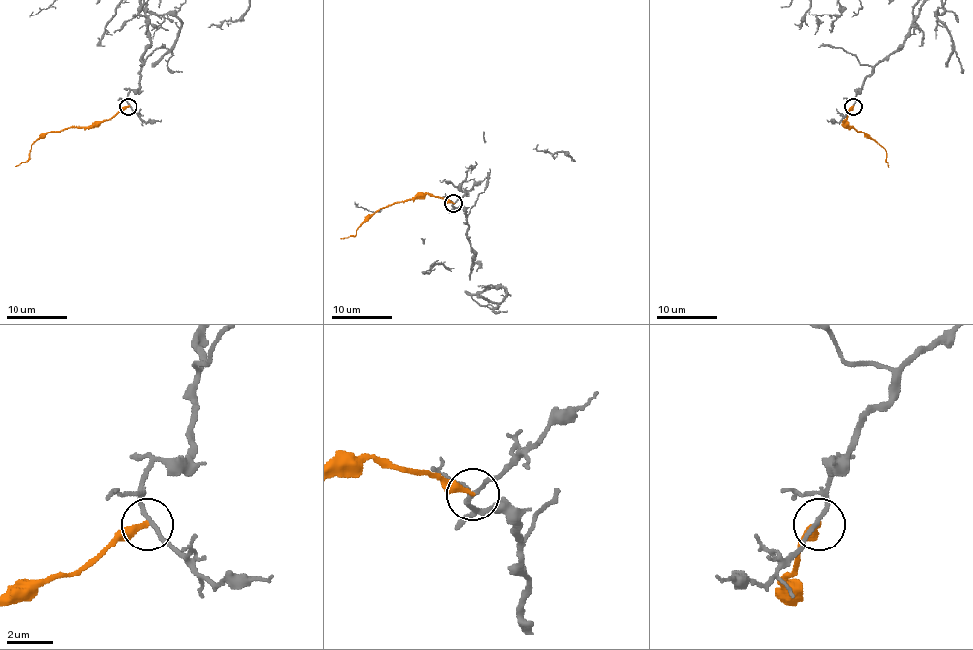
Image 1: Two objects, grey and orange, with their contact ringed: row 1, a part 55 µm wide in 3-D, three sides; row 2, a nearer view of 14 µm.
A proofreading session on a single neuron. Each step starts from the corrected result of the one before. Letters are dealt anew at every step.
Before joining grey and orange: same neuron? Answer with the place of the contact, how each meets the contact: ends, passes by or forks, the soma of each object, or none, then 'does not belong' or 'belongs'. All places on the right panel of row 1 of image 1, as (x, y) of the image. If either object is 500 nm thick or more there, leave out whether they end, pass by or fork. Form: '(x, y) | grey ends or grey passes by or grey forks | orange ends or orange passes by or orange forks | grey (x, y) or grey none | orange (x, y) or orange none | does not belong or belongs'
(853, 106) | grey passes by | orange ends | grey none | orange none | does not belong

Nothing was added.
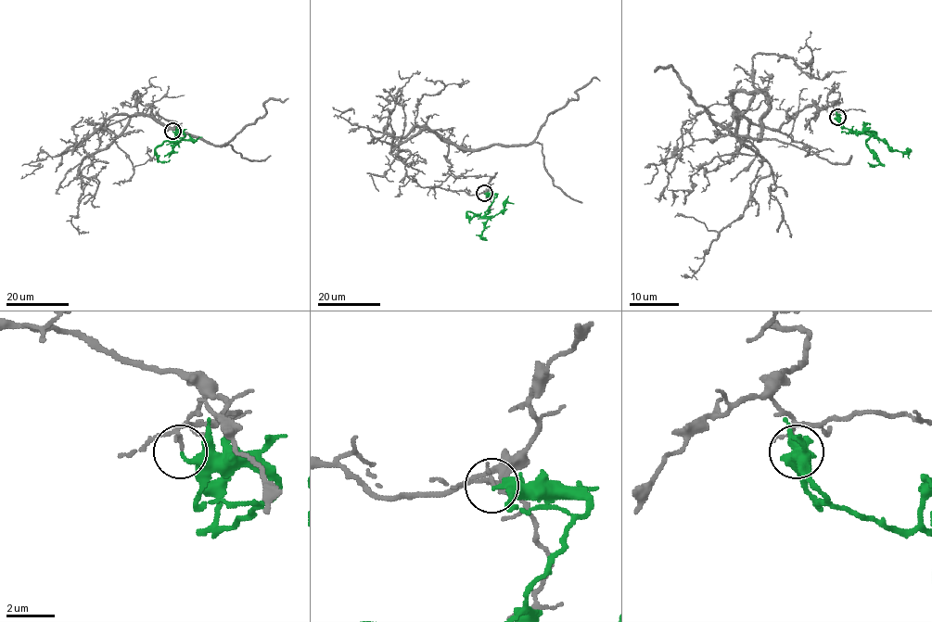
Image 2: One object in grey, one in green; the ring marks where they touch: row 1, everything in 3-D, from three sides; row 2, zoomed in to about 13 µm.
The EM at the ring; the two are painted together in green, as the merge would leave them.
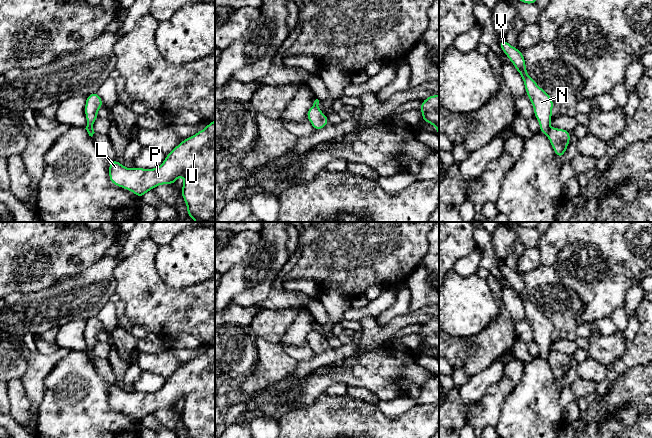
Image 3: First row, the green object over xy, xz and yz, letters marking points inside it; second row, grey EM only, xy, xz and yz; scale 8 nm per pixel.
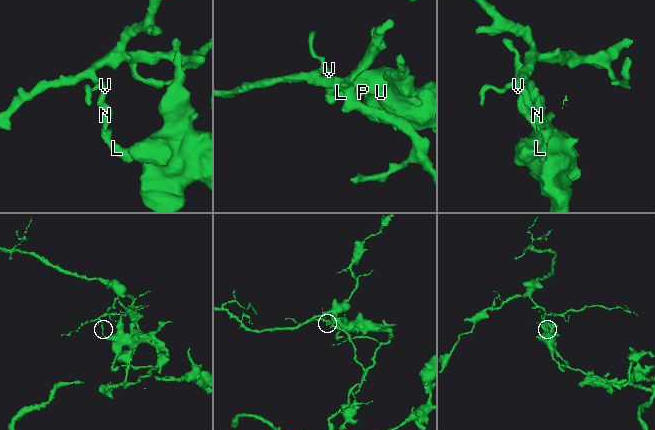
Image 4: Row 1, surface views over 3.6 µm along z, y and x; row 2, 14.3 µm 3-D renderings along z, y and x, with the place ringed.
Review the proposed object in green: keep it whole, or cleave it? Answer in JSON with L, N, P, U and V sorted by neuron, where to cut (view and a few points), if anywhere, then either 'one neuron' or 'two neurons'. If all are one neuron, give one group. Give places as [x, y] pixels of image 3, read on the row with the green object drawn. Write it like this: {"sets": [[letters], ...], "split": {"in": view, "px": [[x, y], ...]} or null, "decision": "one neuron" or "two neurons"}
{"sets": [["L", "P", "U"], ["N", "V"]], "split": {"in": "yz", "px": [[550, 128], [546, 134]]}, "decision": "two neurons"}

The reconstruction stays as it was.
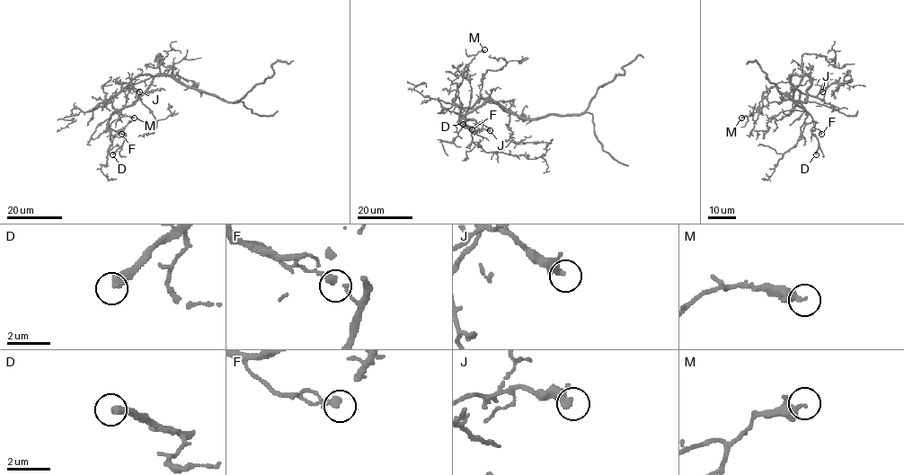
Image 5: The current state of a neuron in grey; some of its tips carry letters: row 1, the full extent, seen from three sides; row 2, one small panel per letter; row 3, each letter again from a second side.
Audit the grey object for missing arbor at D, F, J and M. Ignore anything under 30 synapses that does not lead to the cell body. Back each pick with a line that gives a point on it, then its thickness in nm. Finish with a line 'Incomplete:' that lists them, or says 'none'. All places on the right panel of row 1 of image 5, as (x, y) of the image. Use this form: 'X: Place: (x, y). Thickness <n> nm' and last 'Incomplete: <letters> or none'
D: Place: (816, 154). Thickness 400 nm
Incomplete: D

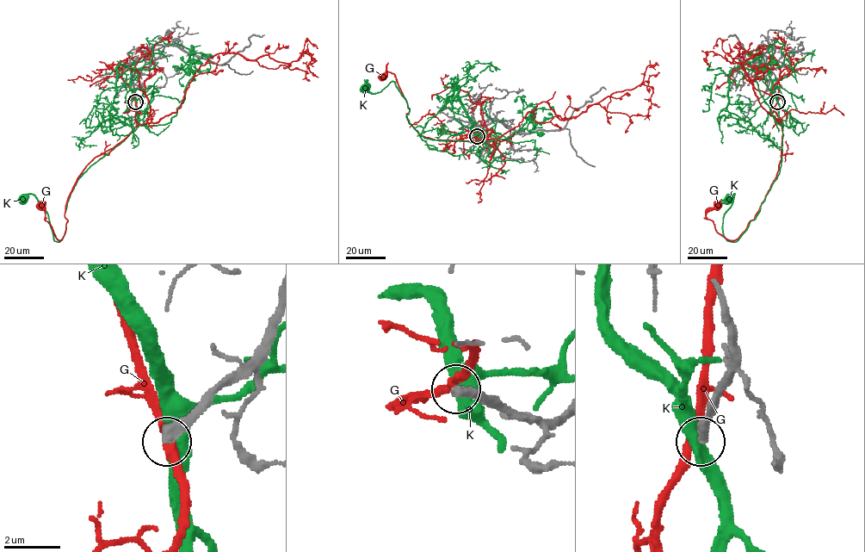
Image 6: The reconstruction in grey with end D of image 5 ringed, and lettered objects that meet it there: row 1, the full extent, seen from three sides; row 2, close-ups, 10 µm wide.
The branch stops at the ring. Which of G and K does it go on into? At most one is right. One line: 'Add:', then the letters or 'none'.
Add: none

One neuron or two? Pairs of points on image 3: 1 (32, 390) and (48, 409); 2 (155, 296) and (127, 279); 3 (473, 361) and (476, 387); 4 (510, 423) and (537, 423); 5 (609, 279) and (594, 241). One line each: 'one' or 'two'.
1: two
2: one
3: two
4: one
5: one

